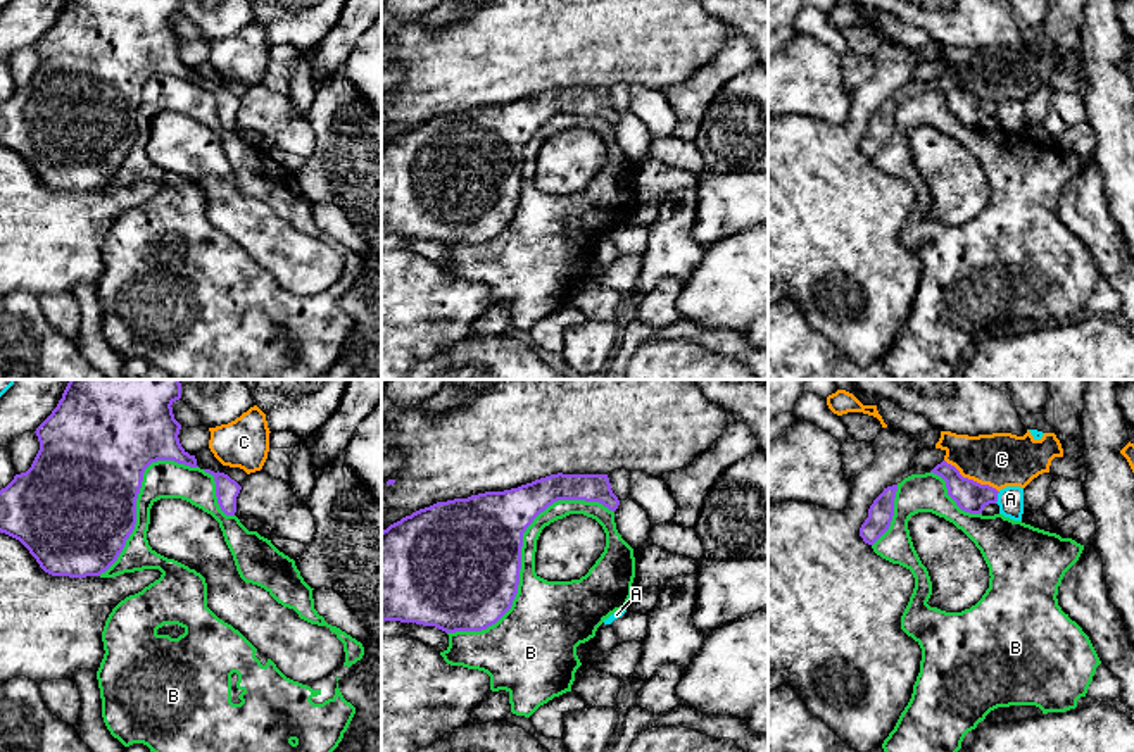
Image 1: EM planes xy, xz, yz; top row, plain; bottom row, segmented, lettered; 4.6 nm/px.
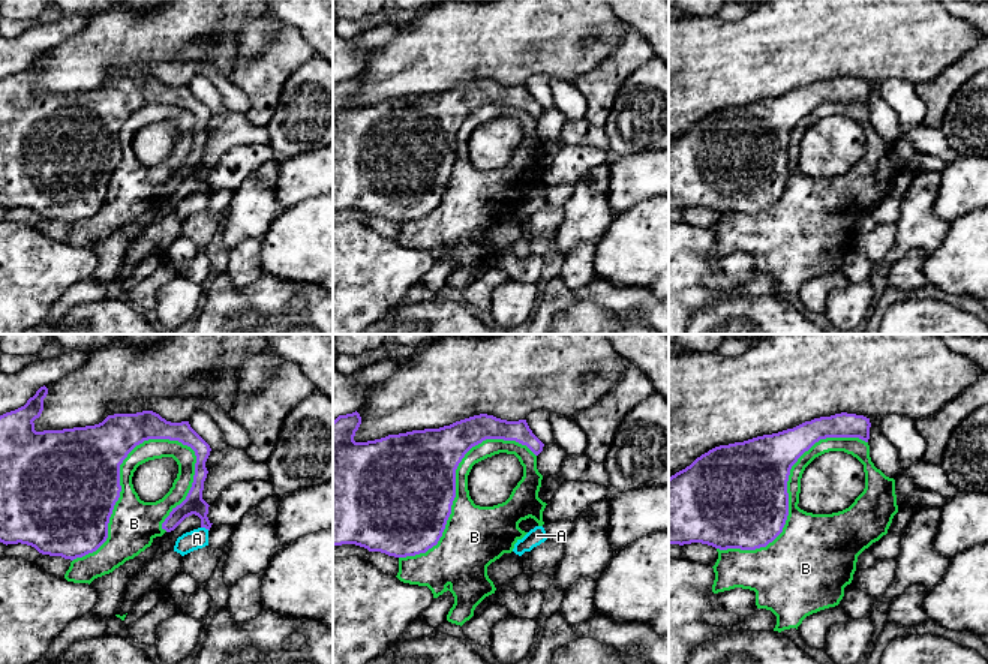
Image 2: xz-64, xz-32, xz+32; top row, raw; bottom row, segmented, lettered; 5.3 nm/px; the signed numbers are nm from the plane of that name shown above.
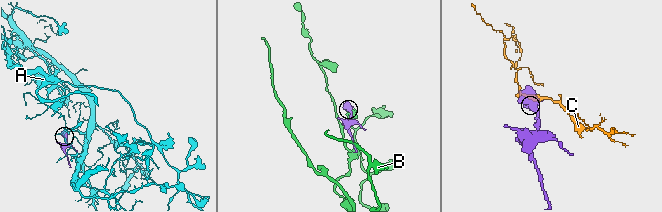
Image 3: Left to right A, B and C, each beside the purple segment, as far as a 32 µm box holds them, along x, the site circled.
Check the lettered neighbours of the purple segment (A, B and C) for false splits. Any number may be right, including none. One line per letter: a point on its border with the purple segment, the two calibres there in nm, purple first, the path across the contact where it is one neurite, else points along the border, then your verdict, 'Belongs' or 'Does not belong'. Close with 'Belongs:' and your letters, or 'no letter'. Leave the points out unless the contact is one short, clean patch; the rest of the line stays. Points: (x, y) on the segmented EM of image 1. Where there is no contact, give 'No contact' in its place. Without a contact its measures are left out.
A: Touches purple at yz (996, 497). Thickness 150 nm (purple) against 120 nm. Does not belong
B: Touches purple at xz (520, 556). Thickness 500 nm (purple) against 240 nm. Does not belong
C: Touches purple at yz (972, 480). Thickness 150 nm (purple) against 260 nm. Does not belong
Belongs: no letter

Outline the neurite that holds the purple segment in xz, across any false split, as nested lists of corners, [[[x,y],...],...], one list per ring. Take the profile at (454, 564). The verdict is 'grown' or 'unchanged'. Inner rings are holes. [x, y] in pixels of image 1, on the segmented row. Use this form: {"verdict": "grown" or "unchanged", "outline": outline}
{"verdict": "unchanged", "outline": [[[551,474],[518,488],[437,502],[381,531],[381,621],[482,631],[513,605],[520,585],[523,533],[558,500],[620,505],[608,474]]]}

